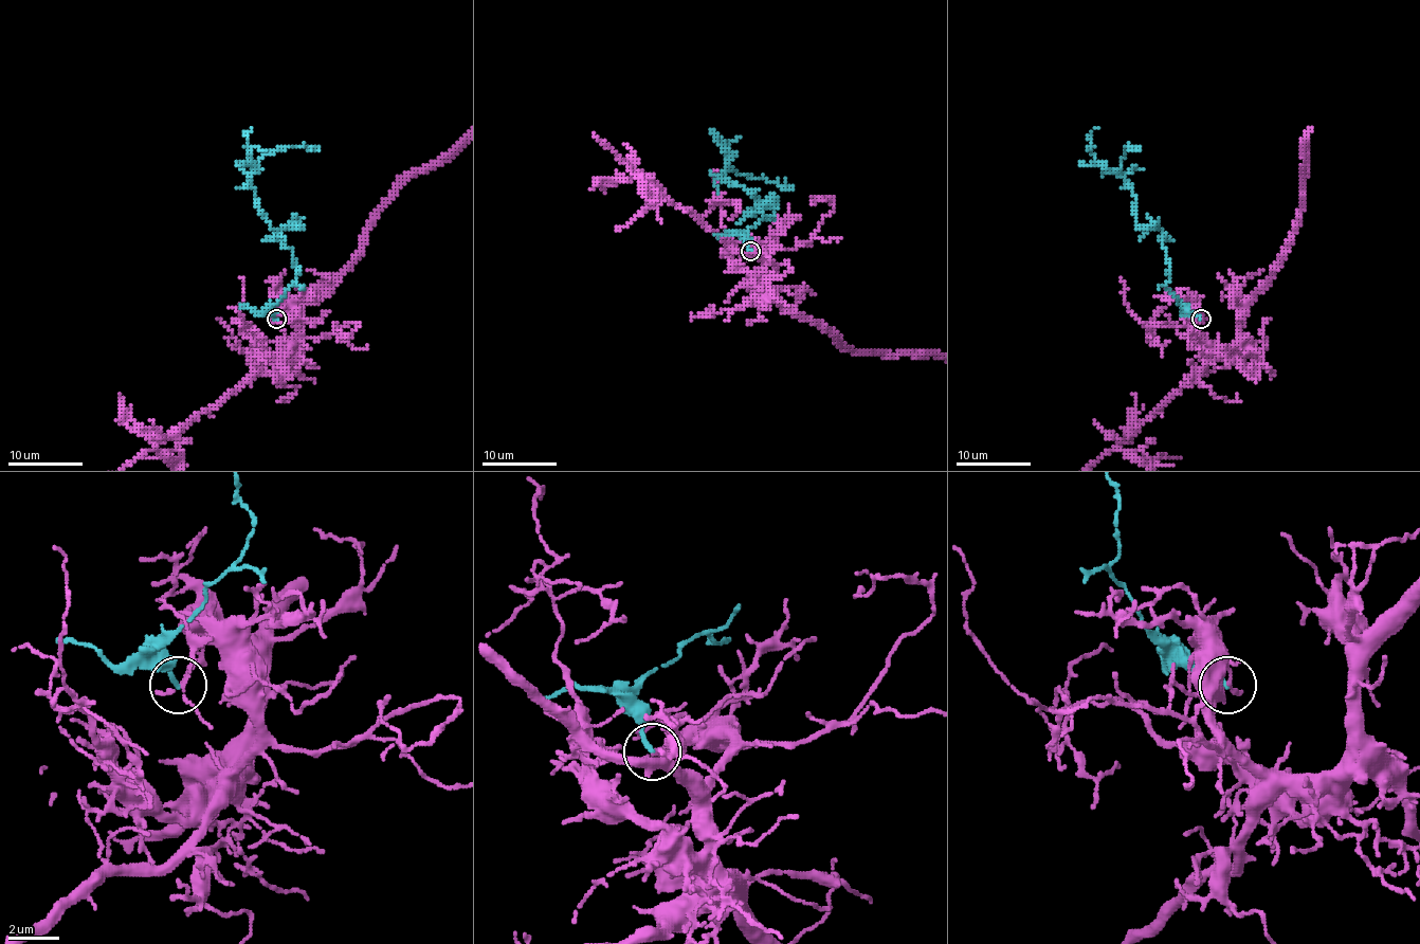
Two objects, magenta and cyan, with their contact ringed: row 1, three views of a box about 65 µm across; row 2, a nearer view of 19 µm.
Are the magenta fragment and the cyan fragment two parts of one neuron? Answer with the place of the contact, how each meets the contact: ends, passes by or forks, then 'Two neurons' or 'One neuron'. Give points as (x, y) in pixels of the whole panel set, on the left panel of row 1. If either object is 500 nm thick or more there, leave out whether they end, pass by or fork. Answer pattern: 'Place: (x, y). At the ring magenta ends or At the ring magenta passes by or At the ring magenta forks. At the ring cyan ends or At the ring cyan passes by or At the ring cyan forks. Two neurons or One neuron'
Place: (276, 319). At the ring magenta ends. At the ring cyan ends. Two neurons

